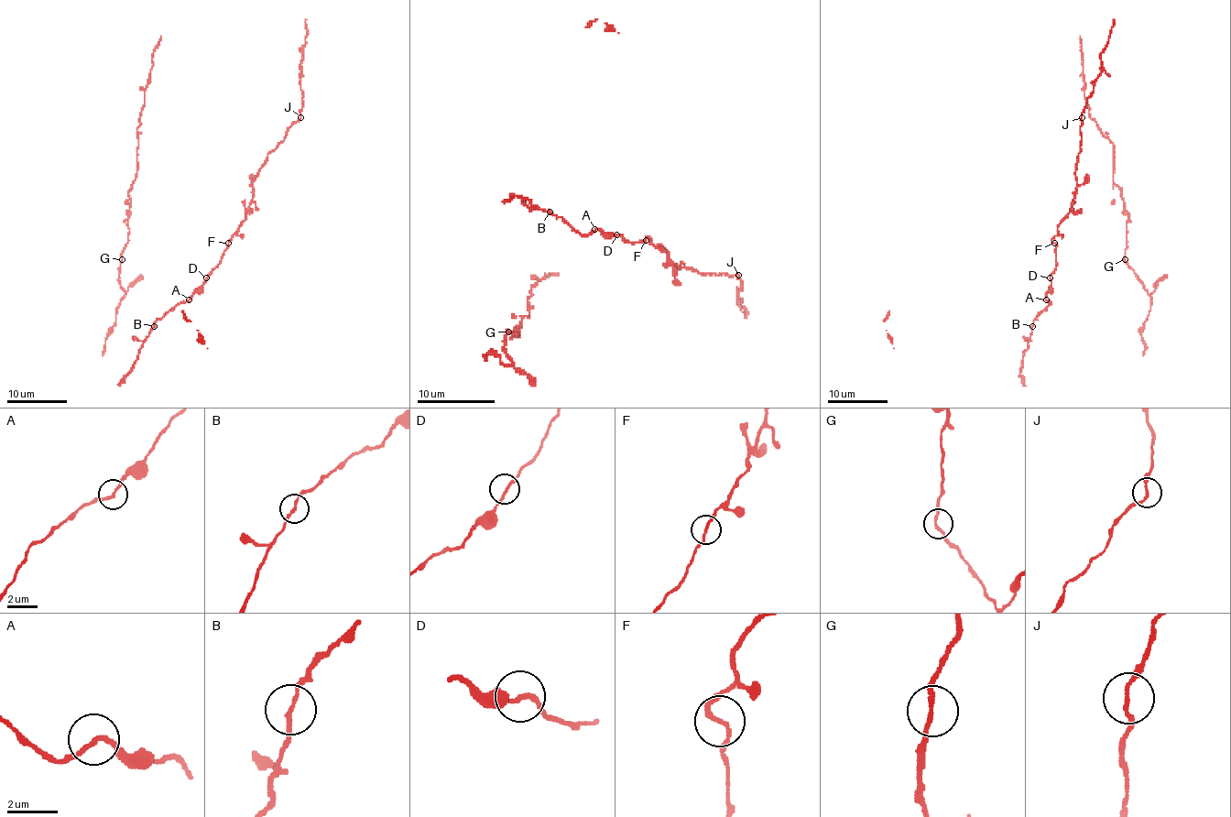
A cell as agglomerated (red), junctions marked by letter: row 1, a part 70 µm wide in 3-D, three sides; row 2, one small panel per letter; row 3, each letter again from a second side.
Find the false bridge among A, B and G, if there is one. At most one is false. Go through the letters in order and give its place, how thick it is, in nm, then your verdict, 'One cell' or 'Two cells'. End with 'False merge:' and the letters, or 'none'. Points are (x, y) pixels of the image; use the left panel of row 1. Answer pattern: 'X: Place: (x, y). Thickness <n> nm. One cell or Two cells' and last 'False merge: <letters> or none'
A: Place: (189, 299). Thickness 170 nm. One cell
B: Place: (154, 326). Thickness 150 nm. One cell
G: Place: (122, 259). Thickness 150 nm. One cell
False merge: none

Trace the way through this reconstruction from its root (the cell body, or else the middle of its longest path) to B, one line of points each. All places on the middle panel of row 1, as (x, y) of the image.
B: (587, 234), (580, 234), (561, 217), (549, 211)

